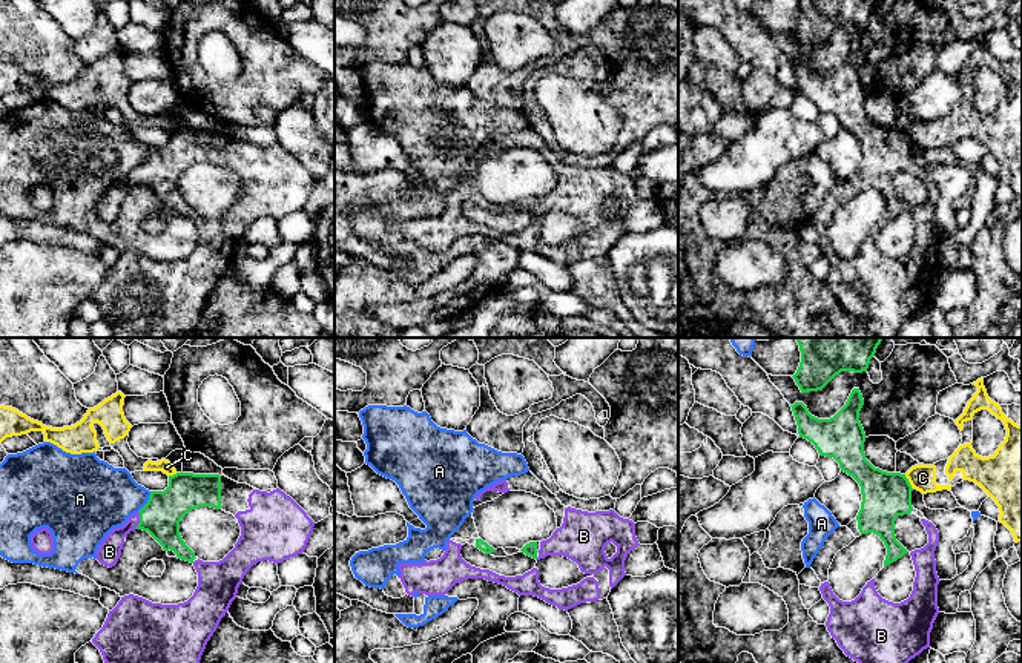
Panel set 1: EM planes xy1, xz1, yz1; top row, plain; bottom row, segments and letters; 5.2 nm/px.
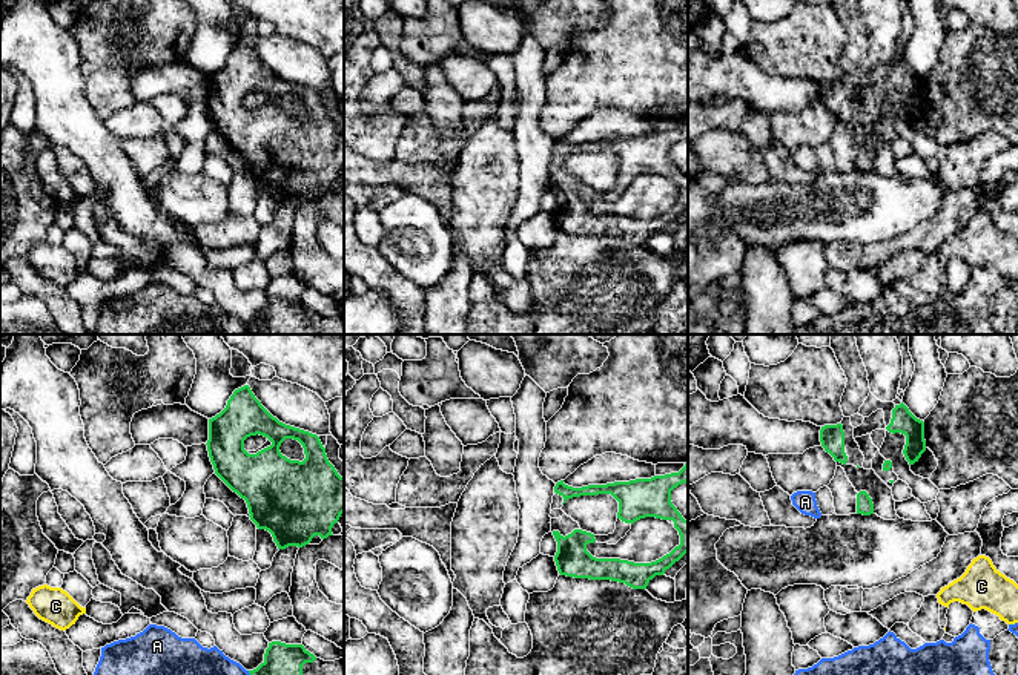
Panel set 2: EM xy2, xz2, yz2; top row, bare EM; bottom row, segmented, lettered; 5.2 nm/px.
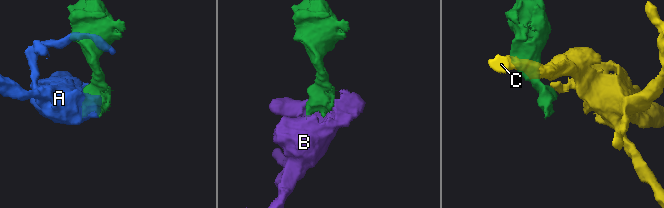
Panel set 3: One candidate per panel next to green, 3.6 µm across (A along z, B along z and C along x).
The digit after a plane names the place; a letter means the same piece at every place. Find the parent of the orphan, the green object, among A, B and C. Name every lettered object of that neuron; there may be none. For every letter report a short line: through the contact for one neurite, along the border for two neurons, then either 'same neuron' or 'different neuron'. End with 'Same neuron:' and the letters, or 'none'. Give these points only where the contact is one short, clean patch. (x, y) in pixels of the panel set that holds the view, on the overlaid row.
A: line xy1 (151, 491), (146, 502), (137, 511); different neuron
B: same neuron
C: line yz1 (904, 474), (912, 488); different neuron
Same neuron: B

